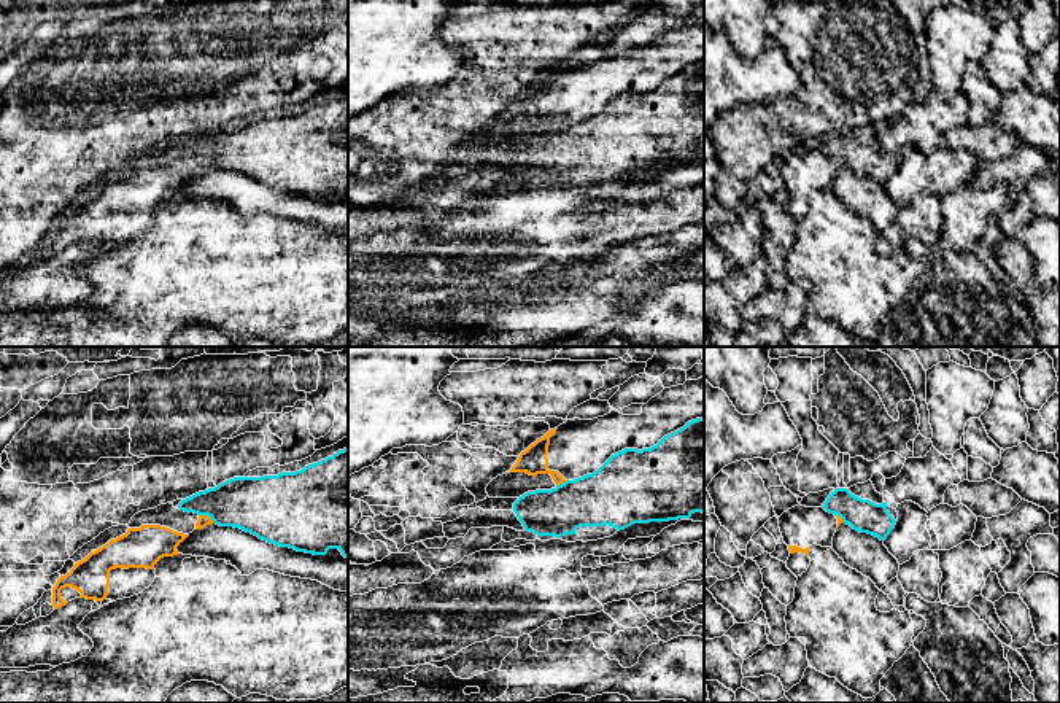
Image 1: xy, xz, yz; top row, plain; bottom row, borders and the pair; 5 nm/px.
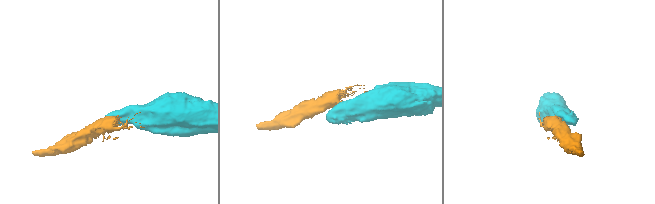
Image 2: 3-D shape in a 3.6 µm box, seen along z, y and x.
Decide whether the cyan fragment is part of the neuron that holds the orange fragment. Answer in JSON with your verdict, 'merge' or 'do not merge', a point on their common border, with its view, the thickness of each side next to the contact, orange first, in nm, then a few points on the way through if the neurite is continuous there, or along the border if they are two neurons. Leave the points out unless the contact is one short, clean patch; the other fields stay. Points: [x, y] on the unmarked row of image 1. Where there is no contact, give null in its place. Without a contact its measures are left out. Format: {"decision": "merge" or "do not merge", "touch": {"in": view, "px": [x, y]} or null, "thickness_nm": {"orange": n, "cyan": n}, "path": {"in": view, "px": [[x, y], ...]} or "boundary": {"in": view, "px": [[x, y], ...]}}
{"decision": "do not merge", "touch": {"in": "xy", "px": [207, 159]}, "thickness_nm": {"orange": 60, "cyan": 280}, "boundary": {"in": "xy", "px": [[199, 158], [205, 158], [213, 166]]}}

